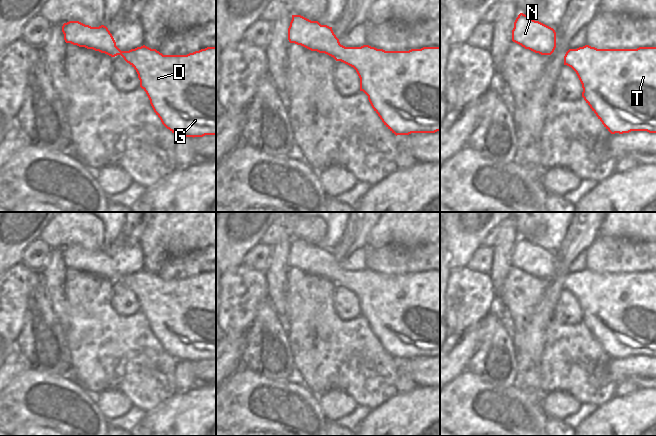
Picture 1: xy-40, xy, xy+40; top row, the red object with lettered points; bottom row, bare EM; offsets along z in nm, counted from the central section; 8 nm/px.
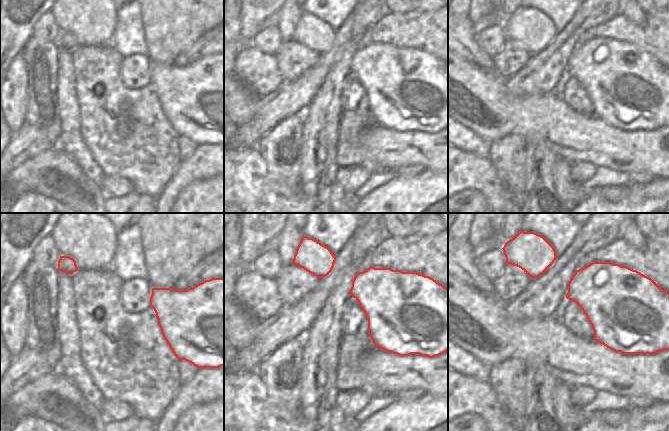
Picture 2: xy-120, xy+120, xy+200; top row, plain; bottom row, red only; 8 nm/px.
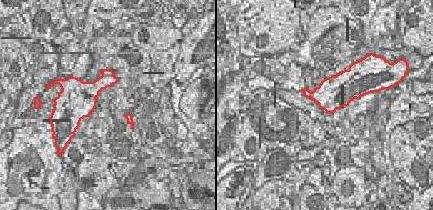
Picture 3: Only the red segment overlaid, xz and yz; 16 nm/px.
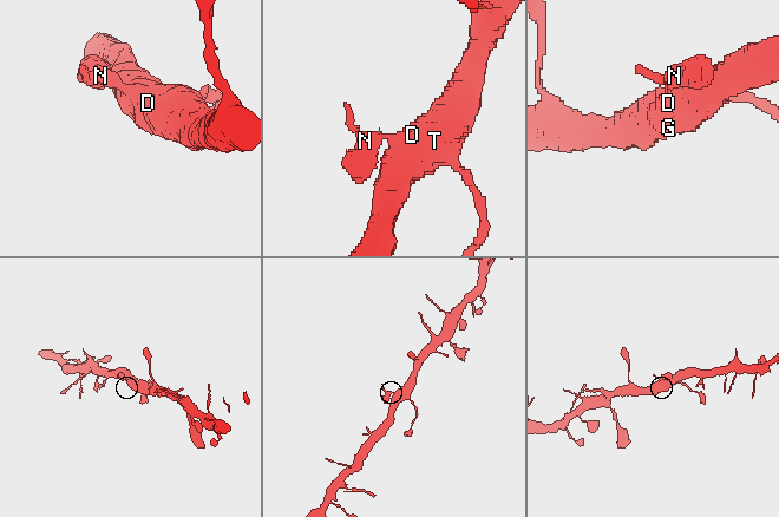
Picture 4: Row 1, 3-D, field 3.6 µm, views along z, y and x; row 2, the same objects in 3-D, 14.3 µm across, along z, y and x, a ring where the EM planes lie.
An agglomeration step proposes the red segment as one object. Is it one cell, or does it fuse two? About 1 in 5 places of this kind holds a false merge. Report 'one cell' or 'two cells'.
one cell

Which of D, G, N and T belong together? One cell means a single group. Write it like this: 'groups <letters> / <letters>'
groups D G N T

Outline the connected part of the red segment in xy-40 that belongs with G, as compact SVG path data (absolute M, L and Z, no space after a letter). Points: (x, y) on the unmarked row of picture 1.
M69 245L63 248L62 256L66 267L93 273L111 281L121 279L136 294L140 311L146 316L150 328L162 348L176 360L194 362L216 359L216 271L207 271L187 279L163 279L156 273L145 269L129 275L121 275L104 249L91 251L79 245Z

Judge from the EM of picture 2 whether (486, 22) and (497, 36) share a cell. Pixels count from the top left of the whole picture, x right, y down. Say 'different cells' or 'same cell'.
different cells

